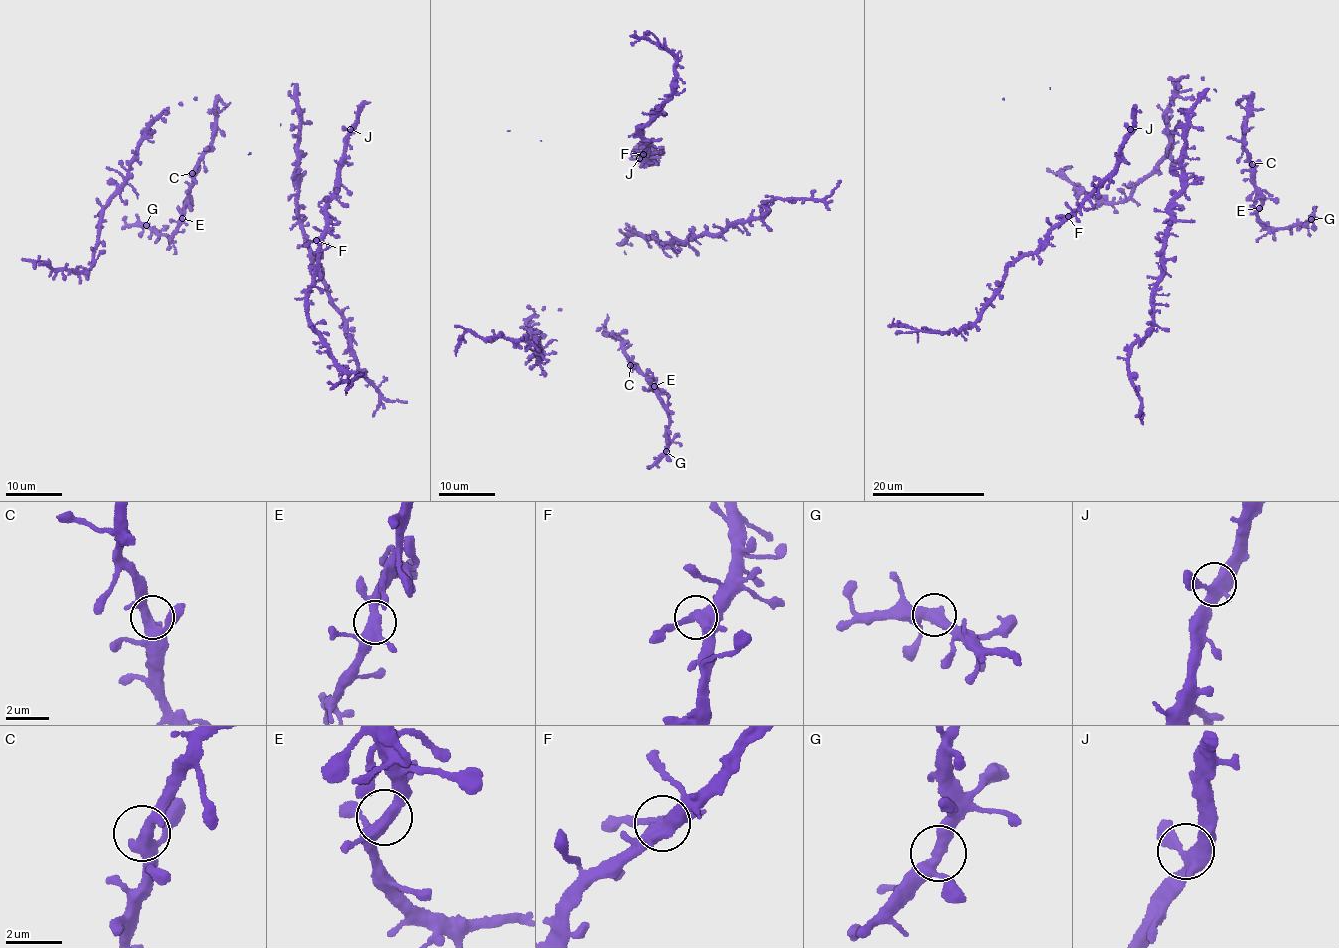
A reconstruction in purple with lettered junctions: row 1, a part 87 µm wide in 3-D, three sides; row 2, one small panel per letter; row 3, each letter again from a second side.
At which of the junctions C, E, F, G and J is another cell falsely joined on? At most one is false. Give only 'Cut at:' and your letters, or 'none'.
Cut at: none

